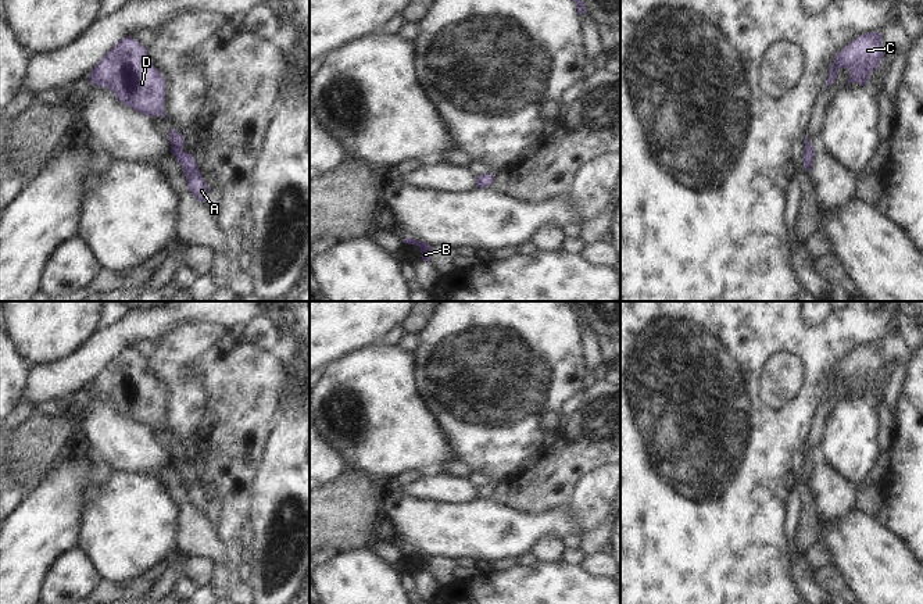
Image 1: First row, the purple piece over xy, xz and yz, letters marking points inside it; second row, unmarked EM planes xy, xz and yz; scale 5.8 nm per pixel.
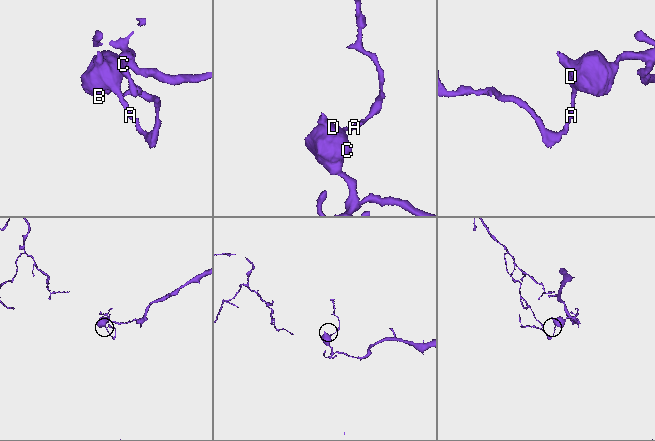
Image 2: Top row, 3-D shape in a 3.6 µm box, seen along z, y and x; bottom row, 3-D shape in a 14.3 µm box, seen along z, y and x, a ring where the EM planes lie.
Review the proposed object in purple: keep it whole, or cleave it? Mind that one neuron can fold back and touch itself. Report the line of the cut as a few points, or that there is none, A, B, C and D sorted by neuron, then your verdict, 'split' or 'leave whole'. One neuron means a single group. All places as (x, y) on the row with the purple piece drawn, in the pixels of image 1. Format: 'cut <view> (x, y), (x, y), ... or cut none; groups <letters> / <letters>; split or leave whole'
cut none; groups A B C D; leave whole

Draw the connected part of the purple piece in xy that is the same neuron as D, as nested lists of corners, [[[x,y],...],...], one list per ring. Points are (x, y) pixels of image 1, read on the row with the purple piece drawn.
[[[132,36],[121,39],[94,67],[89,82],[108,87],[125,106],[165,118],[165,78],[153,65],[146,47]]]

